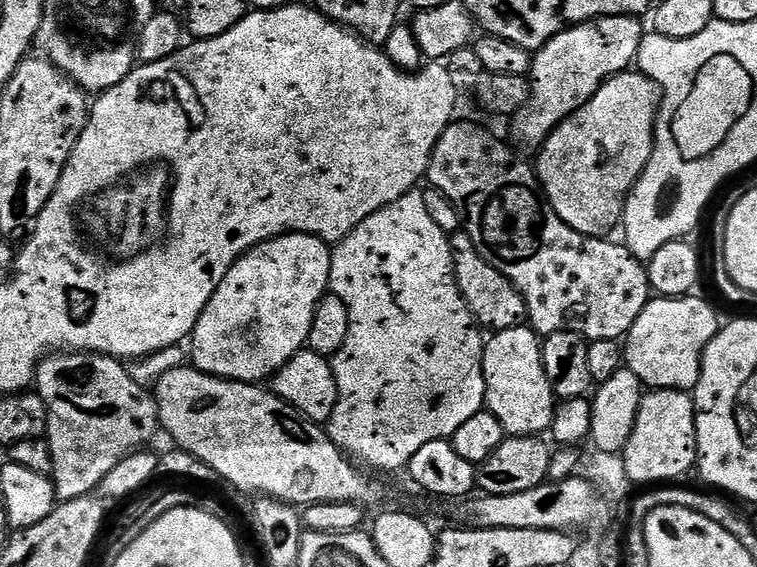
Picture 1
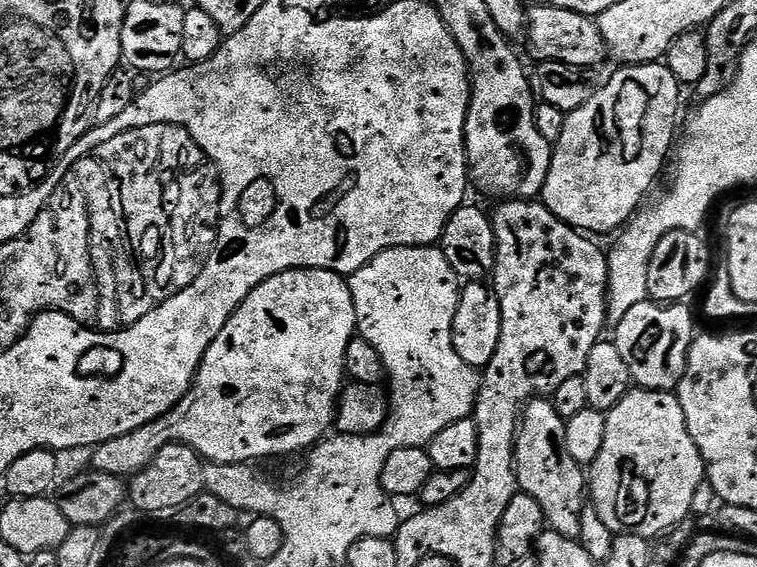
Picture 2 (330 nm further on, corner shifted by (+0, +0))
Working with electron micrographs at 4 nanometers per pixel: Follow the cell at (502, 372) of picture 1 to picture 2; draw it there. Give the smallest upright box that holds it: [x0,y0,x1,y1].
[514,398,586,539]

